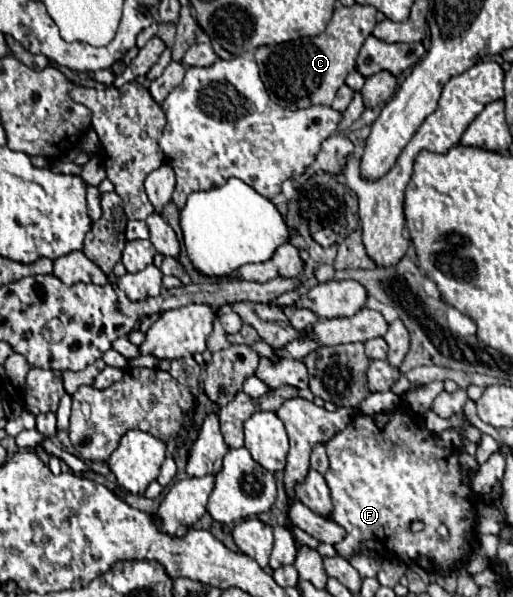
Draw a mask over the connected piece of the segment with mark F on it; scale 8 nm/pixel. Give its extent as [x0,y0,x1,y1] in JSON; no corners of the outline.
[326,407,480,569]

